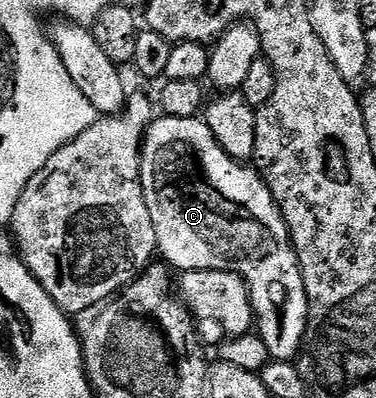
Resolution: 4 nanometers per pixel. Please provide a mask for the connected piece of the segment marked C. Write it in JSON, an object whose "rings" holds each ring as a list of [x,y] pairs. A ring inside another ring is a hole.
{"rings":[[[164,114],[158,115],[158,117],[158,120],[156,117],[146,127],[145,139],[141,141],[141,185],[143,186],[143,194],[147,202],[147,210],[151,210],[151,222],[155,226],[157,252],[160,259],[170,269],[176,270],[178,273],[202,272],[203,270],[219,270],[220,272],[236,270],[244,277],[245,284],[249,288],[250,302],[255,317],[255,332],[267,346],[270,357],[274,361],[296,361],[305,339],[306,318],[304,311],[297,312],[297,300],[298,304],[299,302],[304,302],[307,298],[307,290],[303,286],[301,263],[297,260],[293,243],[289,241],[289,231],[285,225],[285,219],[281,217],[281,211],[277,209],[277,203],[273,201],[273,195],[268,186],[265,185],[265,181],[262,180],[261,173],[257,171],[256,167],[228,156],[223,150],[223,146],[219,146],[219,142],[215,142],[215,136],[211,134],[211,130],[206,126],[204,119],[171,117]]]}

